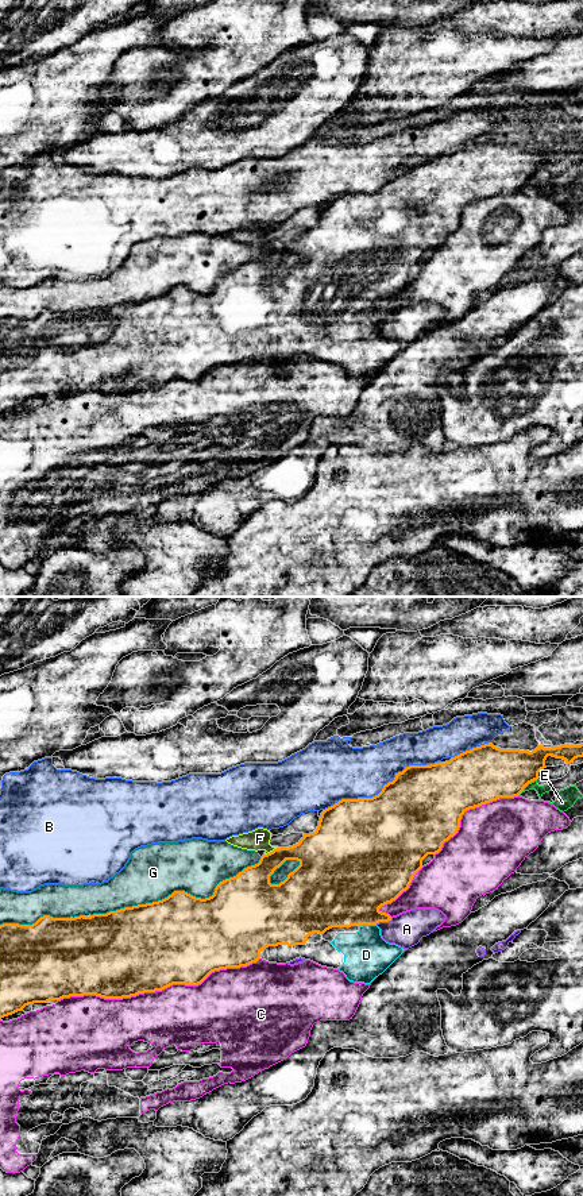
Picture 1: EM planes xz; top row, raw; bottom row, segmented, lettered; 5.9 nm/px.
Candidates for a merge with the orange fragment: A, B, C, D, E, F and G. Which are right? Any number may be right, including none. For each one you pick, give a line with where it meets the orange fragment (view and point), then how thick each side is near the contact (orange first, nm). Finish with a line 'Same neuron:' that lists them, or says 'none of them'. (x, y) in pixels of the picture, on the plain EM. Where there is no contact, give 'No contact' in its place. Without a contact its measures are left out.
D: Touches orange at xz (367, 319). Thickness 460 nm (orange) against 280 nm
Same neuron: D

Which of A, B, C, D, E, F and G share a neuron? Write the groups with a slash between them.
A / B / C / D / E / F / G

